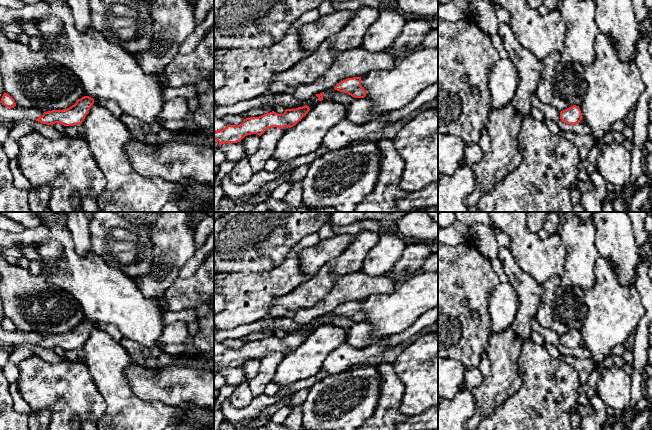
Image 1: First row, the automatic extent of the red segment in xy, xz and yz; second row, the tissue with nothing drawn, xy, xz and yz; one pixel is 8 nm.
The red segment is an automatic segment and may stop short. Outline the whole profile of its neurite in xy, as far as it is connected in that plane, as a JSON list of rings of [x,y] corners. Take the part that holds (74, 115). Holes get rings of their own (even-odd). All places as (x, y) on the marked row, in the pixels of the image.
[[[84,96],[81,99],[78,99],[74,105],[67,109],[44,112],[42,116],[35,120],[52,126],[55,123],[60,123],[64,126],[82,124],[93,104],[93,98]]]

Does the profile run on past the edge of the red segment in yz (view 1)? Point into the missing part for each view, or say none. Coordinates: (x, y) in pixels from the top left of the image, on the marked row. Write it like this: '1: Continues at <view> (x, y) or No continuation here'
1: No continuation here

